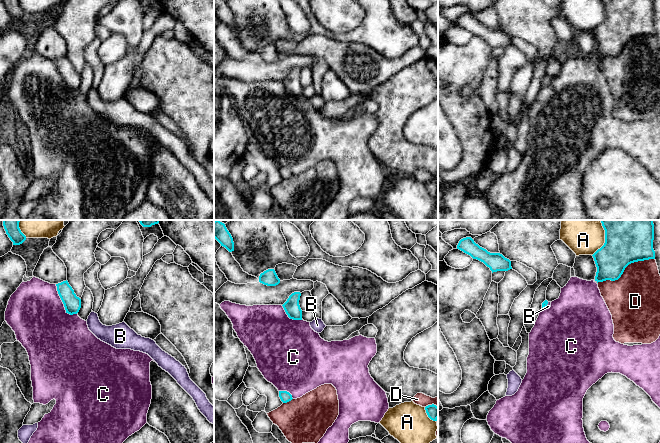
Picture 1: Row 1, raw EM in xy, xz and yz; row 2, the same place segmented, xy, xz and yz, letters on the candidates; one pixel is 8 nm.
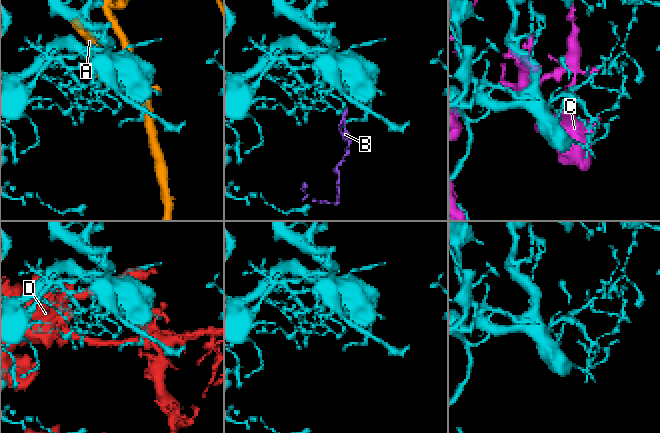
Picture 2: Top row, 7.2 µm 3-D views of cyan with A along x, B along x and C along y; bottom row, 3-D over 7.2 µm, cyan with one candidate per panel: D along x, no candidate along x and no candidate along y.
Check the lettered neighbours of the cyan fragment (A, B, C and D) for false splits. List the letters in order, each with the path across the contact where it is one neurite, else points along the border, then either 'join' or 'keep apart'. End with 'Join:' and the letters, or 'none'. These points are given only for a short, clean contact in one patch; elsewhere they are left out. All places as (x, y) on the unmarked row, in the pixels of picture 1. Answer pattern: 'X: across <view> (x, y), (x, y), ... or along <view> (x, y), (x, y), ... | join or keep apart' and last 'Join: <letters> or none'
A: keep apart
B: across yz (544, 80), (545, 82), (548, 82) | join
C: keep apart
D: keep apart
Join: B

